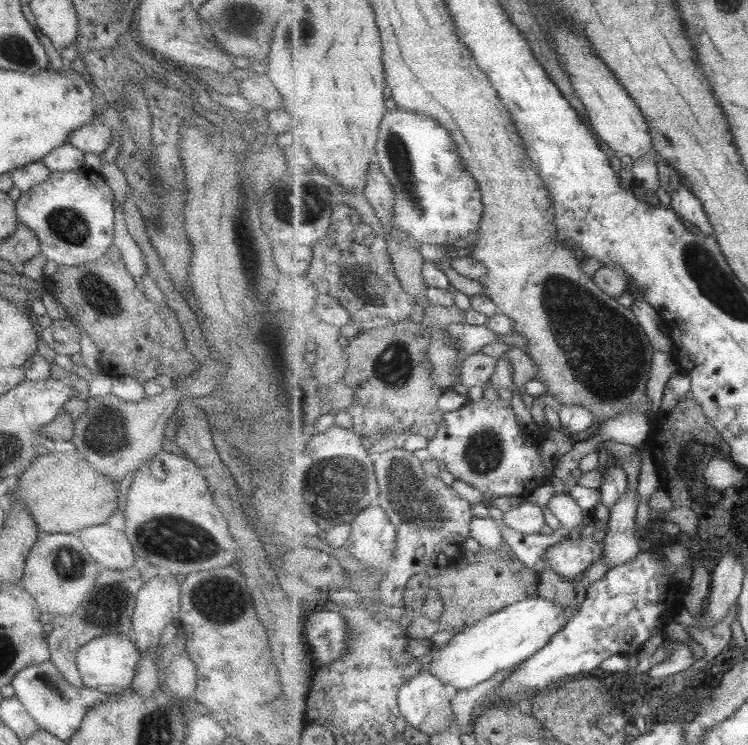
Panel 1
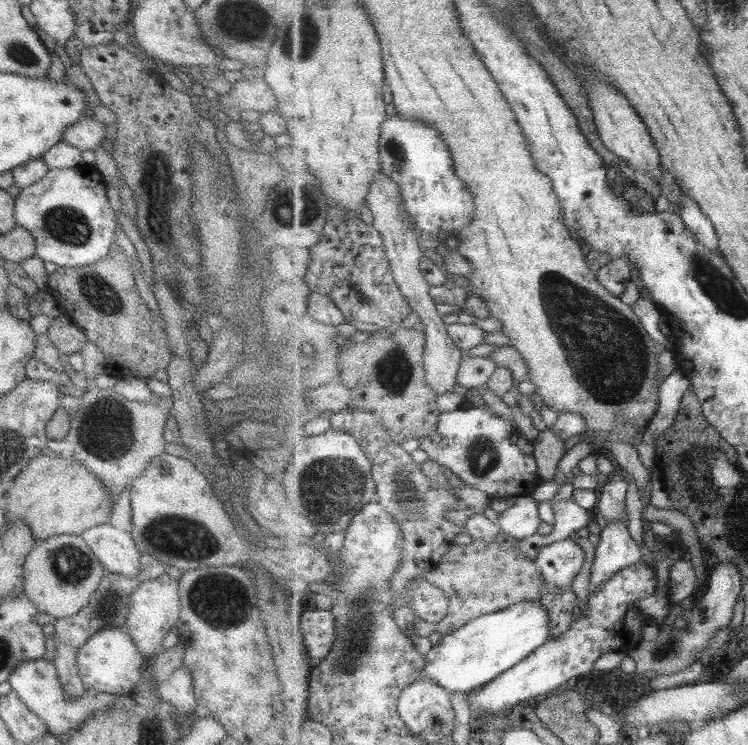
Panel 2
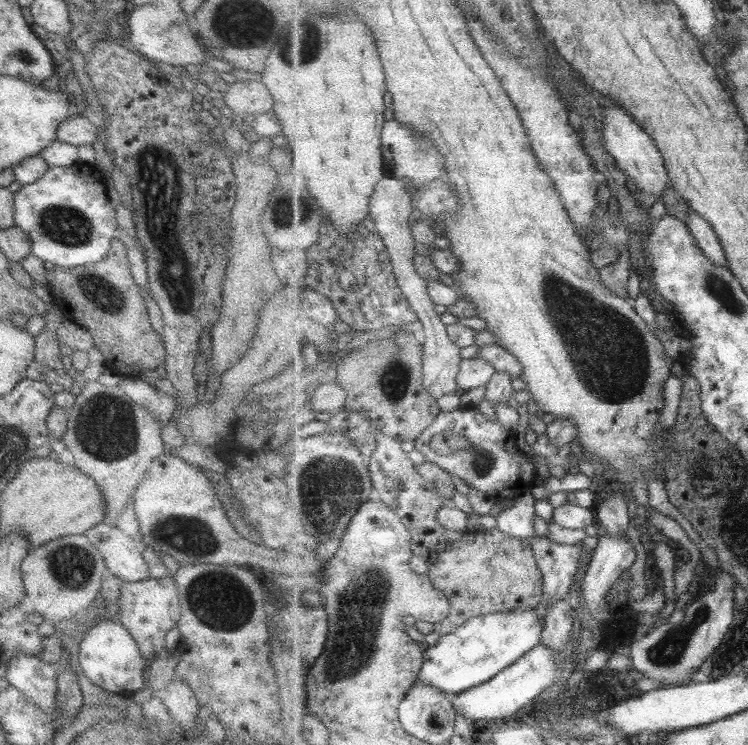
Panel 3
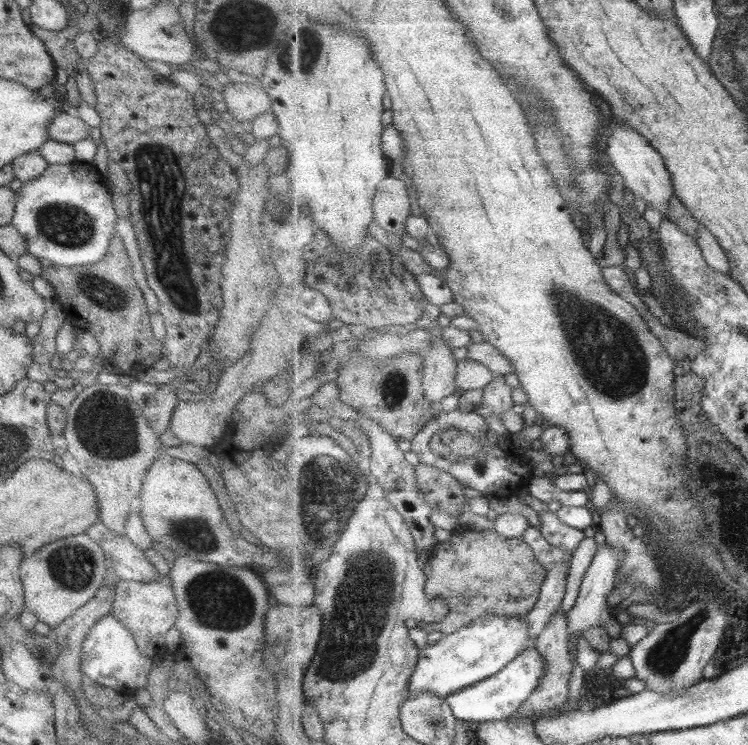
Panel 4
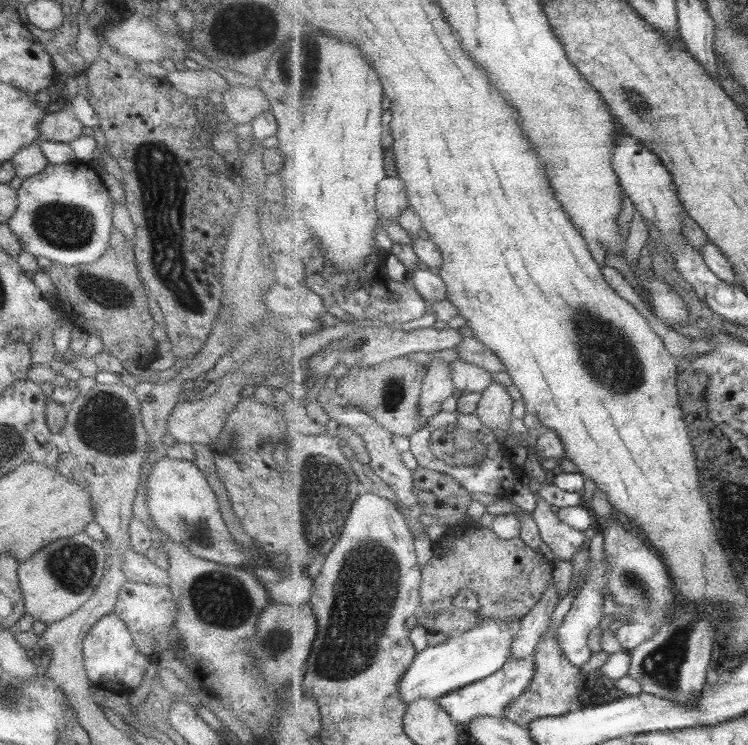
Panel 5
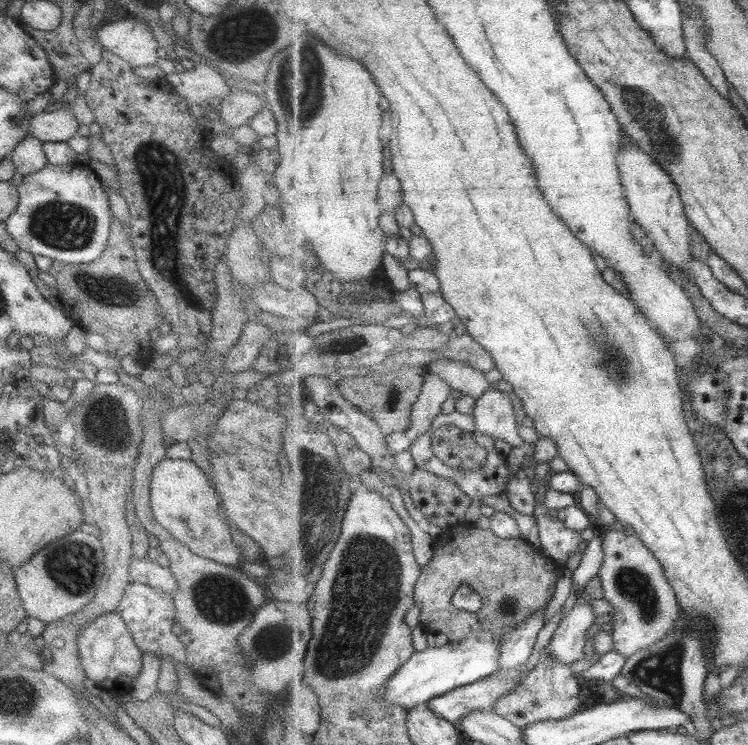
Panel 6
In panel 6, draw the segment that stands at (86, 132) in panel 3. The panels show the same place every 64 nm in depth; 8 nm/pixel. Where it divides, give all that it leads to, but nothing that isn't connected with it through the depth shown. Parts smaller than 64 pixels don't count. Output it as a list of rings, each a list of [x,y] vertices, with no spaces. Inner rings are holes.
[[[63,107],[52,112],[39,112],[29,120],[29,136],[43,142],[67,142],[77,133],[79,124],[72,112]]]

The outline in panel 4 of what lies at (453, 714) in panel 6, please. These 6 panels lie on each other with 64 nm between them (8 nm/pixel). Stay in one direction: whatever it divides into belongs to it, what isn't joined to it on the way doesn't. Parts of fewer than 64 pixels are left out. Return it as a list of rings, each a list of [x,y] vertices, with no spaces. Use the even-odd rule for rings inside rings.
[[[536,648],[523,651],[510,665],[503,668],[495,677],[478,682],[477,685],[458,690],[450,694],[446,701],[454,711],[458,720],[467,722],[470,726],[501,719],[510,719],[512,714],[530,698],[547,674],[547,663]]]

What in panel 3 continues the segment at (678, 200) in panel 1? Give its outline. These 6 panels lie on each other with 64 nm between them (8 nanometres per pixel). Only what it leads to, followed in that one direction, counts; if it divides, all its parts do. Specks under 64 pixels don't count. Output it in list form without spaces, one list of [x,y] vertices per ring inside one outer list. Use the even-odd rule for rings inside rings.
[[[690,209],[687,224],[697,239],[698,245],[706,252],[707,257],[717,266],[727,266],[725,250],[723,250],[723,246],[721,246],[717,234],[715,234],[713,228],[709,226],[709,222],[702,216],[699,216],[695,210]]]

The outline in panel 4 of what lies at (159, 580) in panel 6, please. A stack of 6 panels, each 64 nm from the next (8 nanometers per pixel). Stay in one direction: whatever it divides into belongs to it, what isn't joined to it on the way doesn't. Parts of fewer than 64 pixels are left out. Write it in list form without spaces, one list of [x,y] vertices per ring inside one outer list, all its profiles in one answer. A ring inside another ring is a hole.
[[[100,521],[90,524],[84,533],[102,548],[120,580],[157,582],[163,577],[145,558],[144,551],[137,549],[125,535],[113,534]]]

